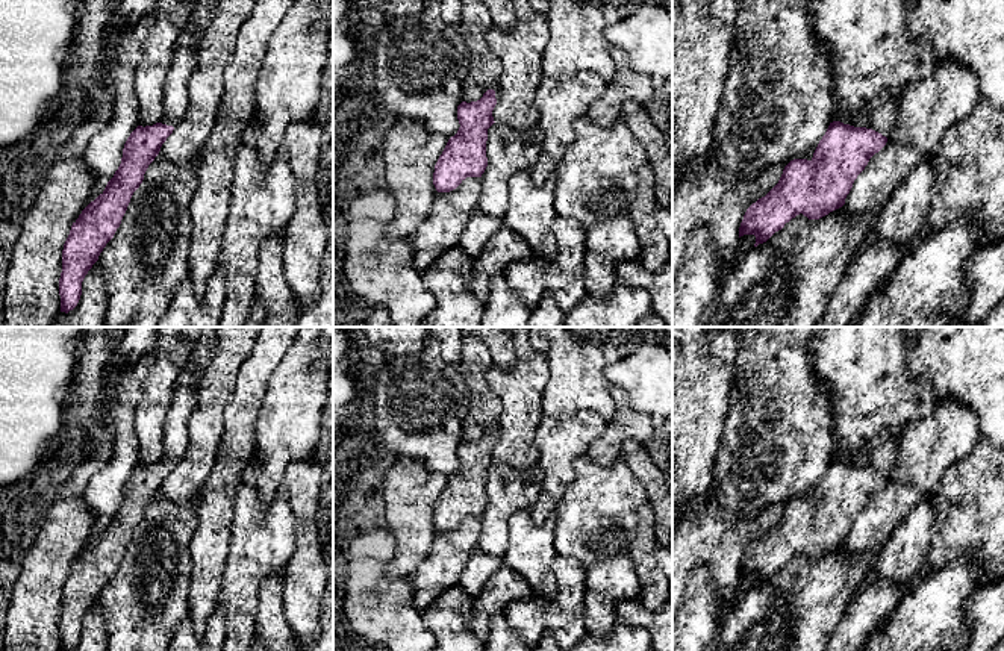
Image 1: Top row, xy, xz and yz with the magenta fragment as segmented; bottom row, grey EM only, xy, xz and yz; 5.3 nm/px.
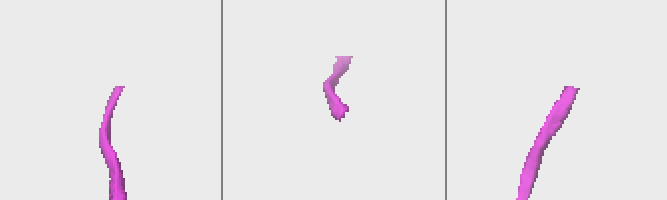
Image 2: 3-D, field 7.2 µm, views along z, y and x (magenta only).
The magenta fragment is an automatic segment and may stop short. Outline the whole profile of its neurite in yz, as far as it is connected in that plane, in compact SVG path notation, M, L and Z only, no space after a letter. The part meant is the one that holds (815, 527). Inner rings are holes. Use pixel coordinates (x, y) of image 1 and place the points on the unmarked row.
M886 438L851 456L834 442L834 460L813 497L794 498L784 506L778 522L747 548L739 577L754 574L757 586L800 553L819 559L842 547L857 515L886 484L900 448L901 441Z

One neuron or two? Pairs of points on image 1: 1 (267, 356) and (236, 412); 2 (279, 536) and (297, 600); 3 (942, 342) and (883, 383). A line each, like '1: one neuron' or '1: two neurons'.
1: one neuron
2: two neurons
3: two neurons

